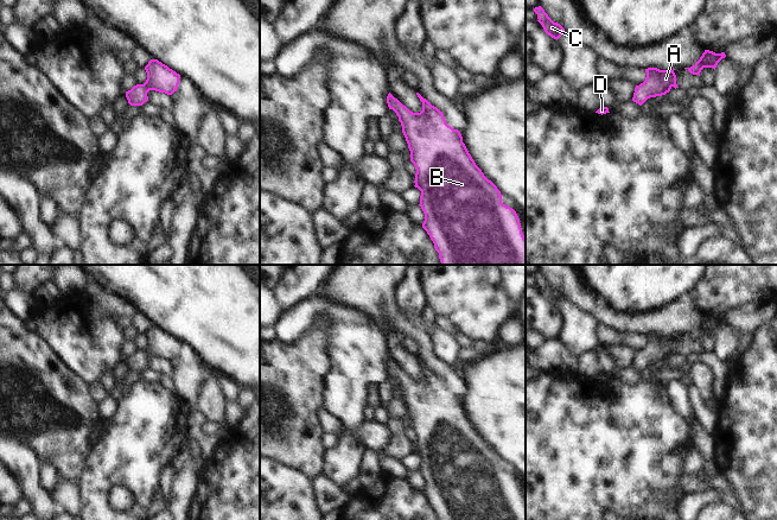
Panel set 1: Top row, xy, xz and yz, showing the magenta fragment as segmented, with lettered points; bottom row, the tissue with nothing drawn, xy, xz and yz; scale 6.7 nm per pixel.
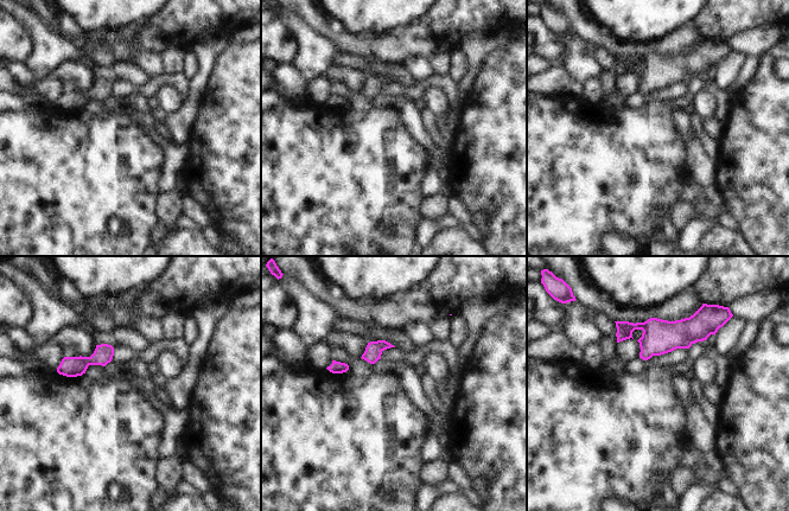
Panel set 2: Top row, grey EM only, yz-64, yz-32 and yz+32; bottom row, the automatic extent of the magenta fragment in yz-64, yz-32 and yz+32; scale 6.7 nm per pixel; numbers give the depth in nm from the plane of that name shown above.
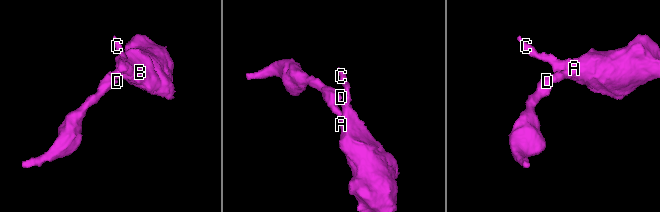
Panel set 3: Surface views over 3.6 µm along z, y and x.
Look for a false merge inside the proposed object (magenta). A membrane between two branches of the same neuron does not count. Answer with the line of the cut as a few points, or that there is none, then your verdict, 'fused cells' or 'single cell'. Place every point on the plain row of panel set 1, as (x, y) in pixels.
cut none; single cell

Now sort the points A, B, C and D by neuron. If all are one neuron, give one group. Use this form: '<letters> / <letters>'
A B C D

